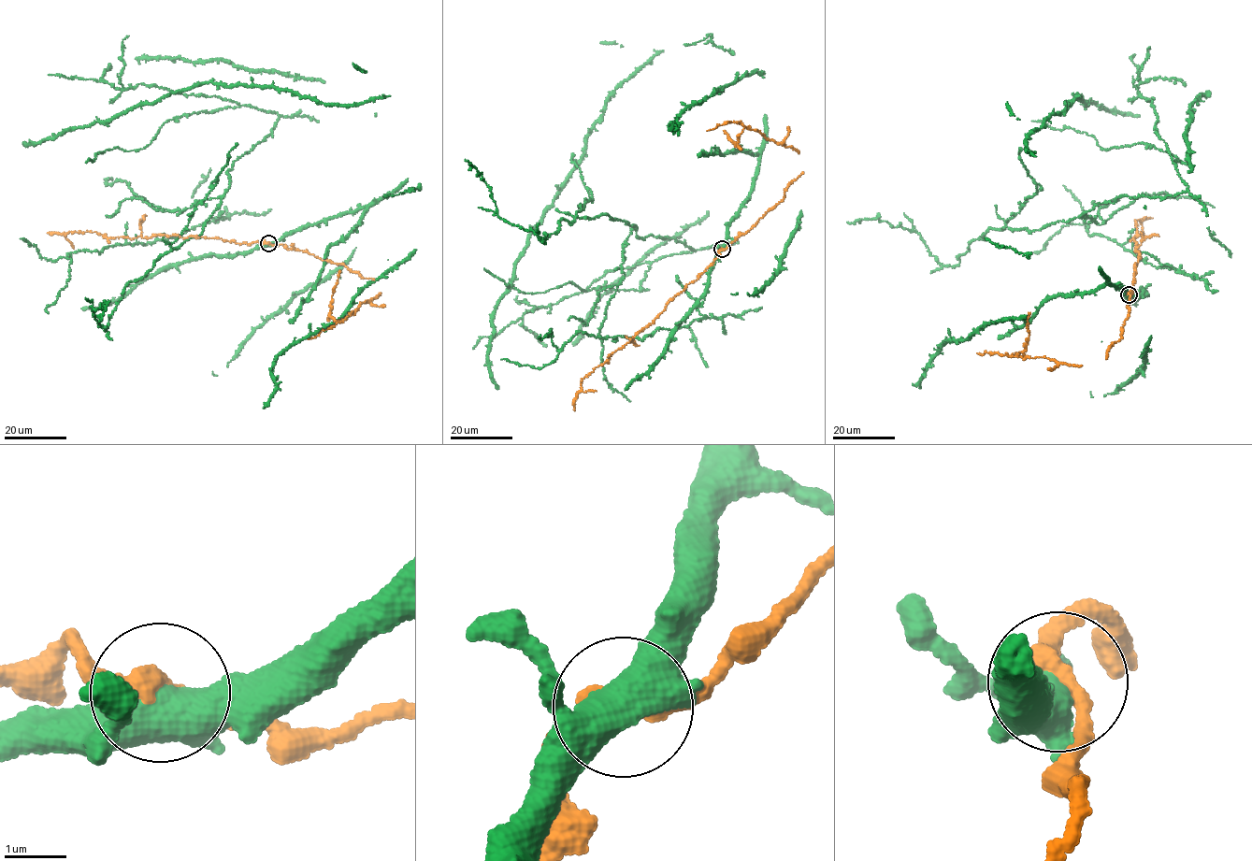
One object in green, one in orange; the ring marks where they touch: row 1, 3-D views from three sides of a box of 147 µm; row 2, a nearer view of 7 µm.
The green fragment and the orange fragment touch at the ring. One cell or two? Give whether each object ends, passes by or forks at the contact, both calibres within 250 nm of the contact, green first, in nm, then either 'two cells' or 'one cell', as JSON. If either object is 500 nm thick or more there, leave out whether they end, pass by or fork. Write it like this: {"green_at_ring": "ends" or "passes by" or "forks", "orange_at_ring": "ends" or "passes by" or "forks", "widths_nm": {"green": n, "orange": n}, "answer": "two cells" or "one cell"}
{"green_at_ring": "forks", "orange_at_ring": "passes by", "widths_nm": {"green": 440, "orange": 320}, "answer": "one cell"}

